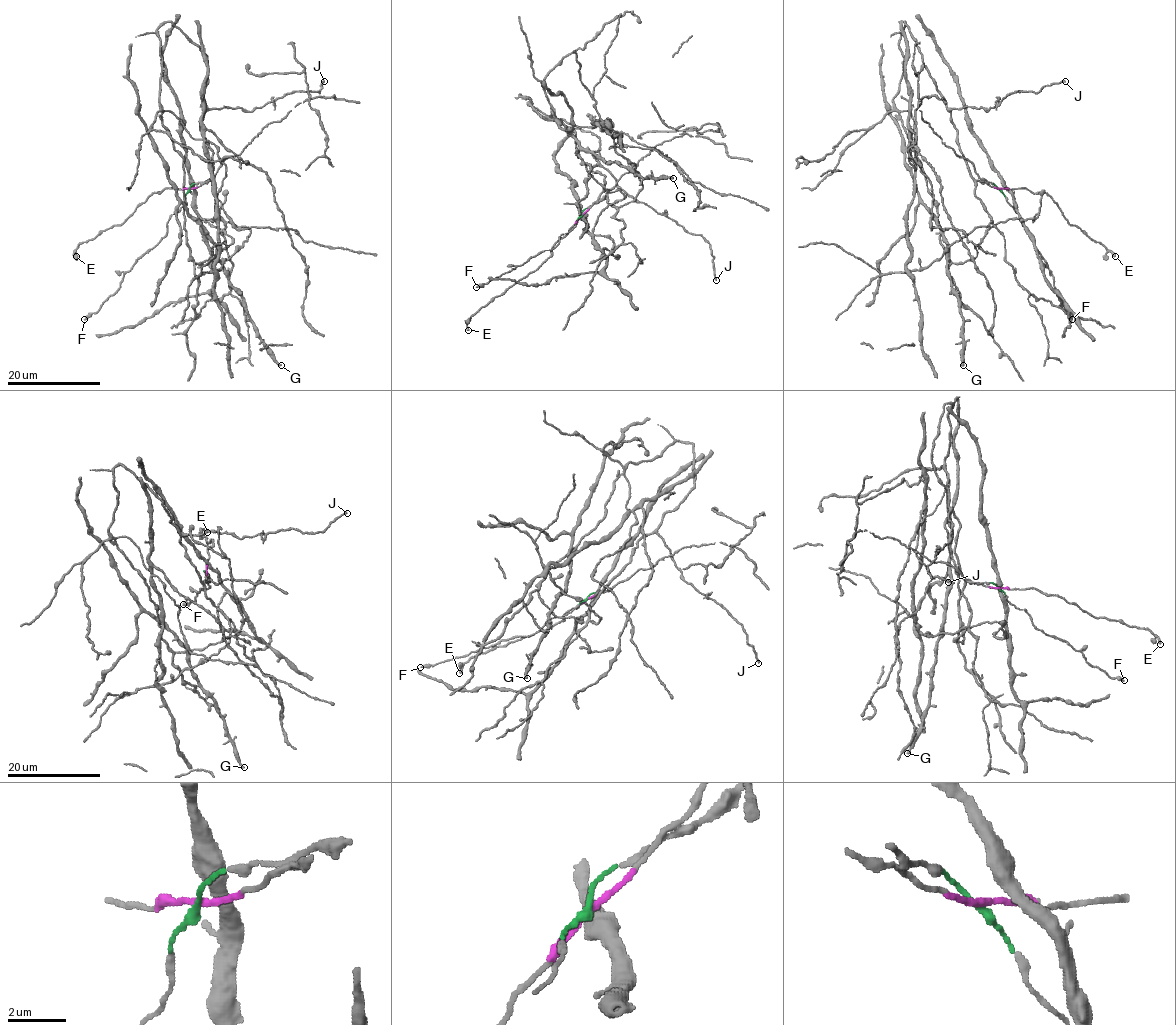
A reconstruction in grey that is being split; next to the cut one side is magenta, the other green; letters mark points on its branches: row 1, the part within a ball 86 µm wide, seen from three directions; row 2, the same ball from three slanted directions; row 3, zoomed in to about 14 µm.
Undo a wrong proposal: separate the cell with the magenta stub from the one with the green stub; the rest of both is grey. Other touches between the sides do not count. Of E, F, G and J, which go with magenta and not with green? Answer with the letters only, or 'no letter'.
E, G, J

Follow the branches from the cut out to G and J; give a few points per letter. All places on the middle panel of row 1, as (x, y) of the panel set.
G: (581, 215), (604, 187), (591, 170), (599, 139), (552, 120), (552, 108), (576, 153), (673, 178)
J: (581, 215), (604, 187), (604, 176), (591, 170), (599, 166), (634, 198), (700, 235), (709, 244), (716, 280)

